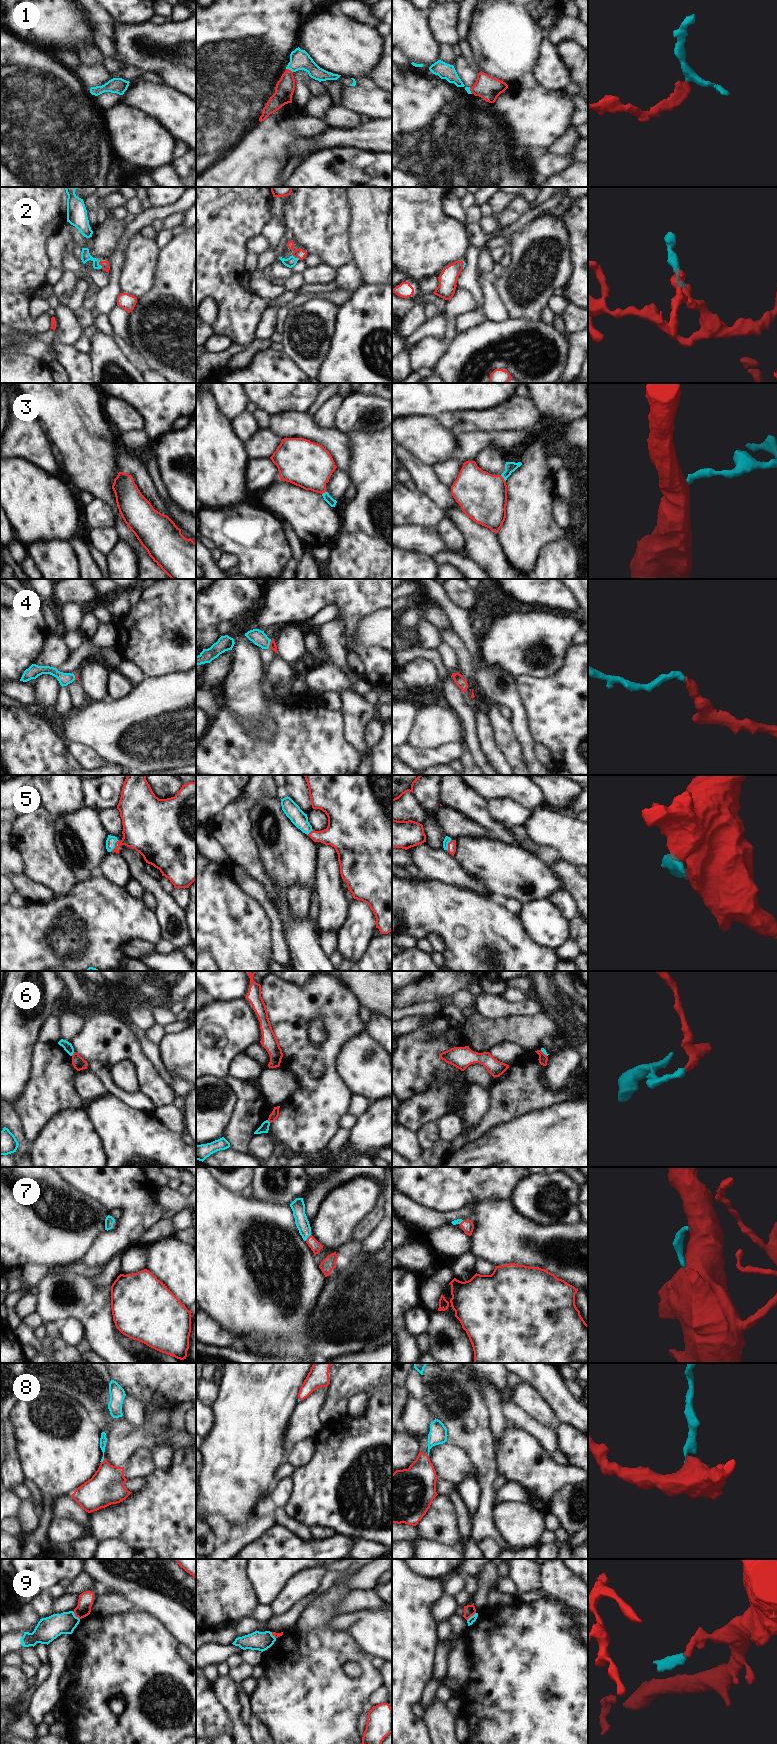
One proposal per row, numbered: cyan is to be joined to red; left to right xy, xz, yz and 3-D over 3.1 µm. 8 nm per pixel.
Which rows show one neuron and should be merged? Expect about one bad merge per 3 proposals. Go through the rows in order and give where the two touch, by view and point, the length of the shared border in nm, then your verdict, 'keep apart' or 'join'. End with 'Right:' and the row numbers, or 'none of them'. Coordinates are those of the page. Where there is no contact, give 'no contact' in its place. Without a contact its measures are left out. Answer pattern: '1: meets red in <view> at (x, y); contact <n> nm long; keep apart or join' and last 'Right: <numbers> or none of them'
1: meets red in xz at (288, 69); contact 70 nm long; join
2: meets red in xy at (100, 264); contact 70 nm long; join
3: meets red in yz at (503, 478); contact 70 nm long; join
4: meets red in xz at (270, 644); contact 70 nm long; join
5: meets red in xy at (115, 846); contact 110 nm long; join
6: meets red in xy at (73, 1054); contact 40 nm long; keep apart
7: meets red in xz at (308, 1237); contact 70 nm long; join
8: meets red in xy at (103, 1460); contact 50 nm long; join
9: meets red in xy at (75, 1615); contact 90 nm long; keep apart
Right: 1, 2, 3, 4, 5, 7, 8

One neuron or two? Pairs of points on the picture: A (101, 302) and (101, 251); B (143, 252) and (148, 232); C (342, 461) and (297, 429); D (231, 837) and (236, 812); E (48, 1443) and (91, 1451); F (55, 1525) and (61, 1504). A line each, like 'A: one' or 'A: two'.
A: two
B: two
C: one
D: one
E: one
F: two

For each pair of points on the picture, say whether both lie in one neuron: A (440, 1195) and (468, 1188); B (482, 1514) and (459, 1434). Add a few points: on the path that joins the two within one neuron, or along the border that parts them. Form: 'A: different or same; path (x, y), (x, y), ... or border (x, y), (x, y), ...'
A: same; path (447, 1188), (461, 1188)
B: same; path (486, 1494), (486, 1466), (479, 1454)

